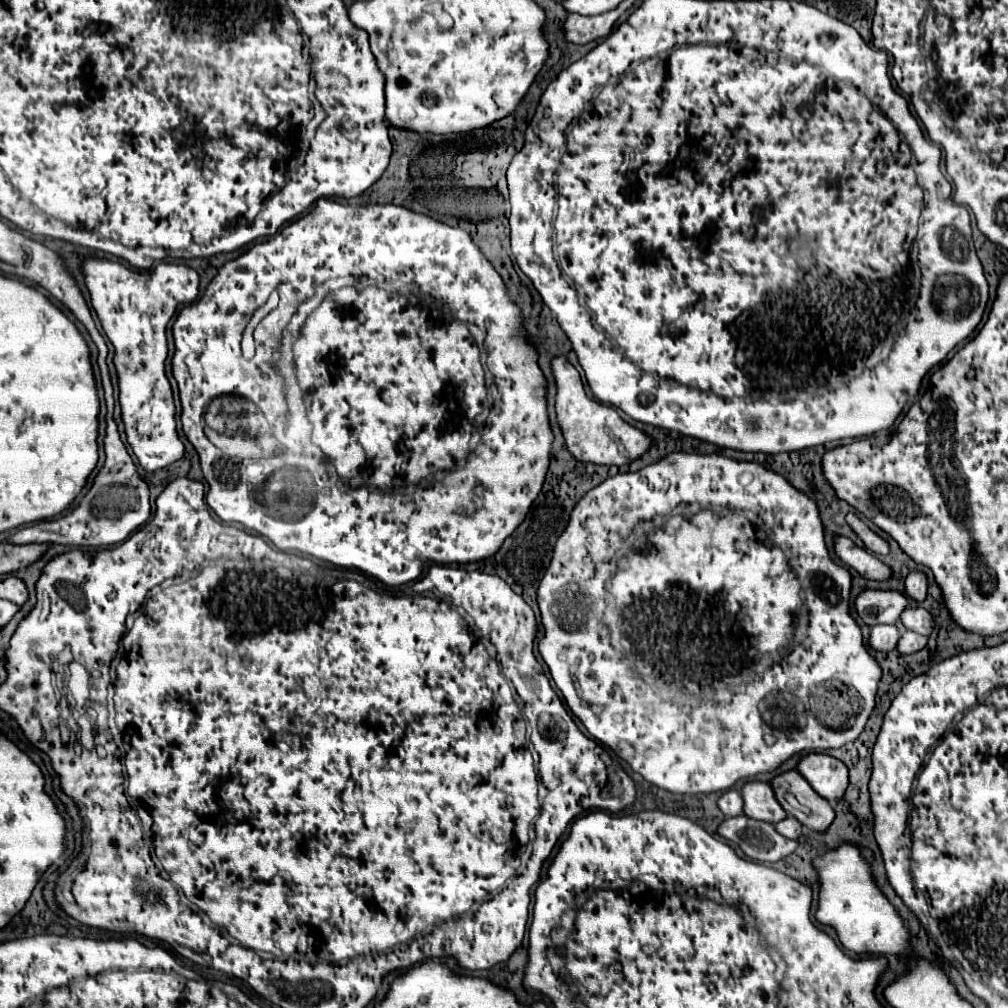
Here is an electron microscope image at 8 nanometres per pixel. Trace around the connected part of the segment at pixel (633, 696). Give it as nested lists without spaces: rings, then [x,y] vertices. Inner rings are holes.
[[[671,452],[663,460],[649,464],[637,472],[623,472],[623,474],[615,474],[613,478],[607,478],[605,482],[589,490],[573,508],[565,530],[561,532],[561,536],[553,546],[551,564],[545,570],[545,576],[537,588],[537,604],[541,610],[541,624],[545,630],[543,638],[539,640],[539,654],[549,666],[551,676],[565,698],[565,704],[583,722],[591,738],[611,748],[647,782],[655,784],[657,788],[669,790],[673,794],[725,792],[737,780],[749,780],[761,772],[777,770],[783,762],[787,762],[791,756],[799,752],[841,748],[859,738],[875,706],[877,686],[881,680],[881,666],[875,660],[875,656],[869,654],[867,644],[863,644],[861,628],[851,616],[851,606],[849,606],[851,582],[853,580],[849,570],[841,568],[837,562],[831,560],[831,554],[825,544],[825,528],[821,522],[821,512],[817,510],[817,504],[811,498],[805,498],[805,494],[801,494],[801,490],[797,490],[791,482],[785,482],[781,474],[773,474],[771,470],[765,470],[765,466],[757,462],[737,462],[721,454]],[[745,510],[755,512],[763,528],[759,528],[747,516],[743,516]],[[667,514],[673,514],[669,516],[667,522],[663,524],[653,522],[657,516],[667,516]],[[801,596],[807,598],[809,616],[811,616],[811,626],[805,638],[805,646],[795,648],[791,654],[787,654],[785,660],[781,660],[781,664],[771,666],[761,678],[755,678],[753,682],[749,682],[749,686],[745,686],[745,690],[737,690],[735,694],[733,684],[741,682],[743,670],[747,670],[751,664],[757,664],[763,656],[769,656],[769,654],[783,656],[787,644],[791,644],[793,622],[801,606]],[[605,598],[611,598],[613,606],[607,606]],[[821,638],[835,638],[835,648],[823,650]],[[845,638],[849,638],[853,644],[845,642]],[[717,686],[721,686],[721,690],[731,690],[729,702],[721,704],[721,698],[713,694]],[[817,698],[821,698],[821,706],[817,706],[817,710],[813,710],[813,706],[805,706],[805,702],[817,702]],[[769,724],[773,726],[773,742],[765,742],[765,738],[761,738],[761,732],[767,732]]]

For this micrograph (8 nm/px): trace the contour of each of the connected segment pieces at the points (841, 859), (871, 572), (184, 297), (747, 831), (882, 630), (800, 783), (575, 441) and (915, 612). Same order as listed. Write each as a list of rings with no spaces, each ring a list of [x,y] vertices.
[[[843,844],[833,854],[825,854],[813,860],[813,866],[819,870],[819,912],[815,918],[821,924],[833,926],[841,944],[855,954],[907,954],[909,952],[909,934],[903,926],[903,920],[897,916],[895,908],[887,902],[881,890],[875,886],[869,872],[869,864],[861,858],[855,846]]]
[[[837,538],[835,540],[835,552],[845,566],[855,568],[867,580],[885,582],[891,578],[891,568],[887,564],[883,564],[875,554],[857,546],[849,538]]]
[[[97,256],[83,260],[82,273],[91,294],[91,306],[95,308],[107,338],[115,346],[113,362],[119,376],[119,402],[127,440],[145,470],[153,472],[165,468],[185,452],[177,436],[173,392],[165,376],[165,326],[179,304],[197,298],[199,276],[183,264],[161,262],[155,270],[133,270],[120,261]]]
[[[747,816],[727,818],[719,826],[719,834],[737,844],[749,858],[759,862],[777,862],[787,858],[799,846],[797,840],[781,836],[773,824],[751,820]]]
[[[877,624],[877,626],[873,626],[871,636],[869,636],[871,648],[881,650],[881,652],[889,652],[897,646],[897,642],[899,642],[899,630],[897,630],[895,624]]]
[[[799,772],[779,774],[771,780],[771,786],[785,812],[795,816],[805,828],[823,832],[835,820],[833,806],[821,798]]]
[[[553,360],[553,372],[557,380],[557,420],[561,424],[567,450],[581,462],[621,466],[639,458],[647,452],[651,438],[641,430],[629,426],[621,416],[611,408],[587,396],[579,372],[565,360]]]
[[[911,606],[905,610],[905,614],[901,614],[901,622],[917,632],[917,634],[923,634],[923,636],[929,636],[933,632],[933,626],[935,626],[935,620],[933,616],[923,608],[923,606]]]

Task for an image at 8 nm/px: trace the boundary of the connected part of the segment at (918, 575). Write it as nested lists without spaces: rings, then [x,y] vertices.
[[[911,572],[905,578],[905,590],[913,600],[925,600],[927,596],[927,576],[923,572]]]

